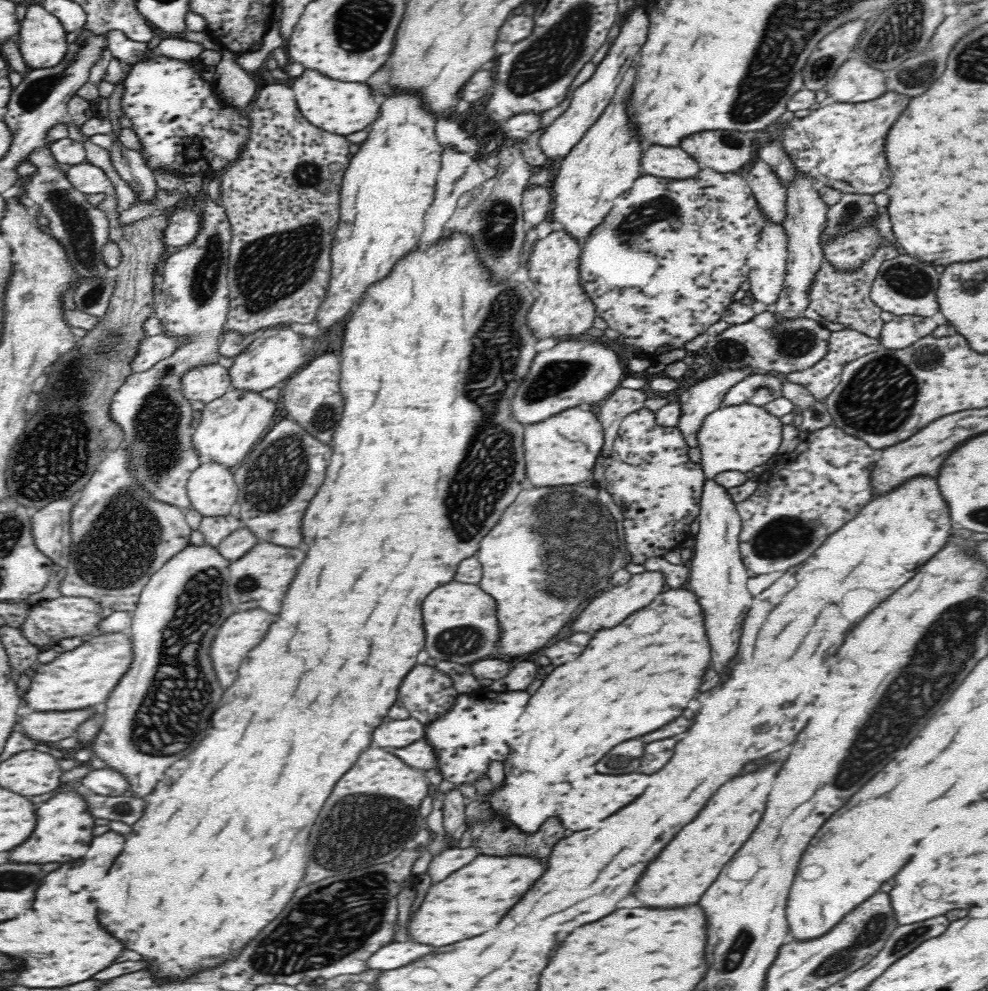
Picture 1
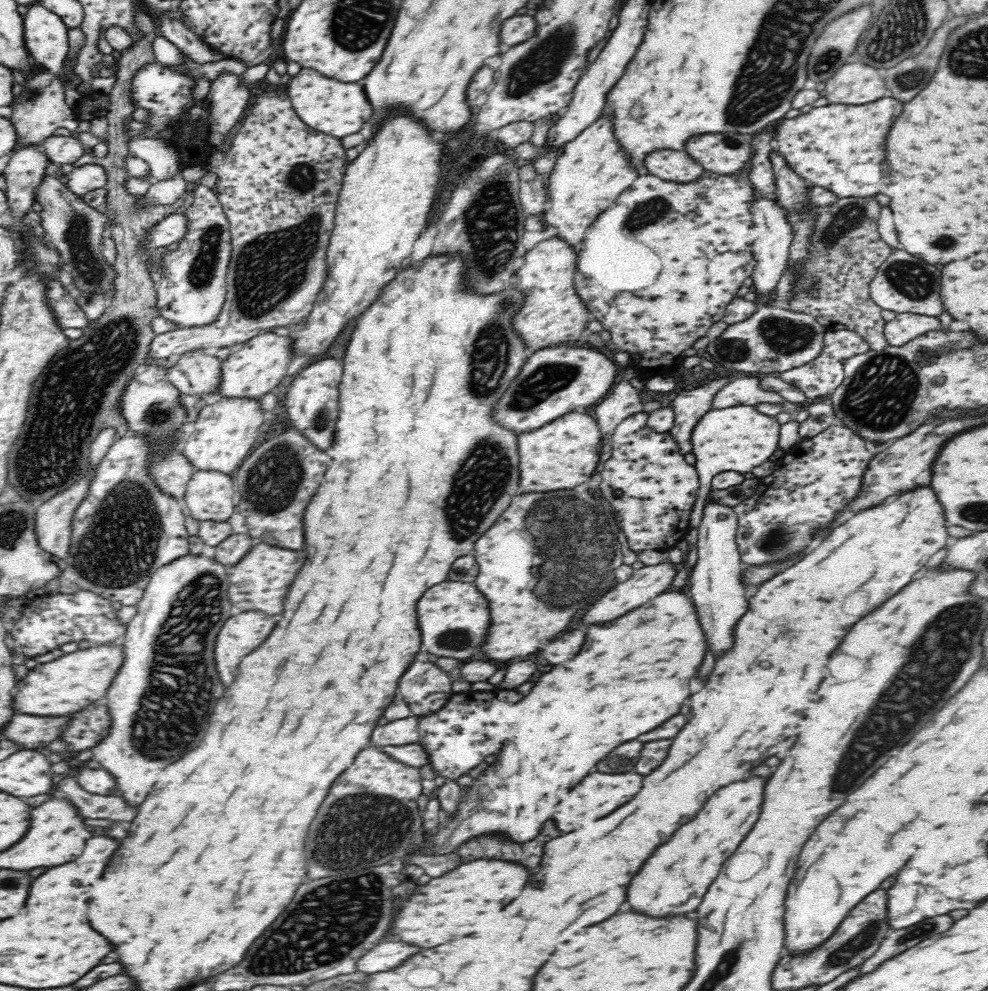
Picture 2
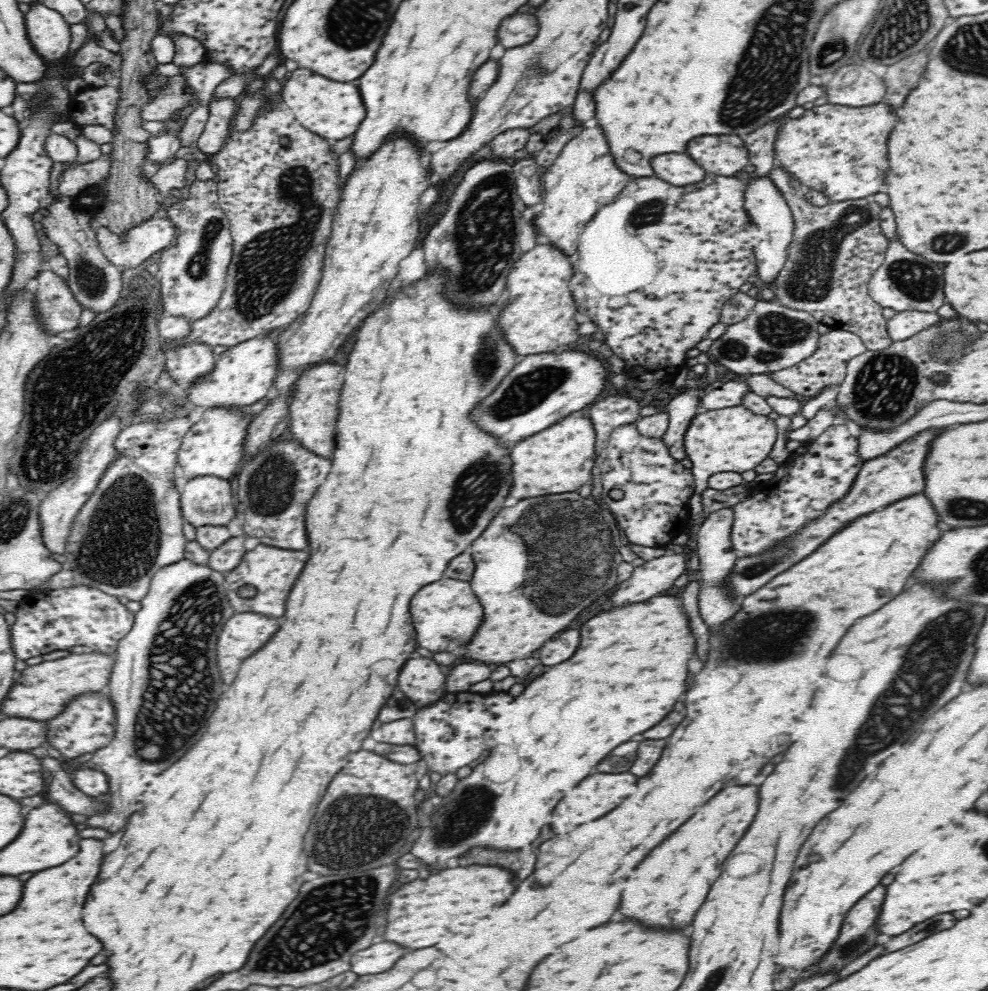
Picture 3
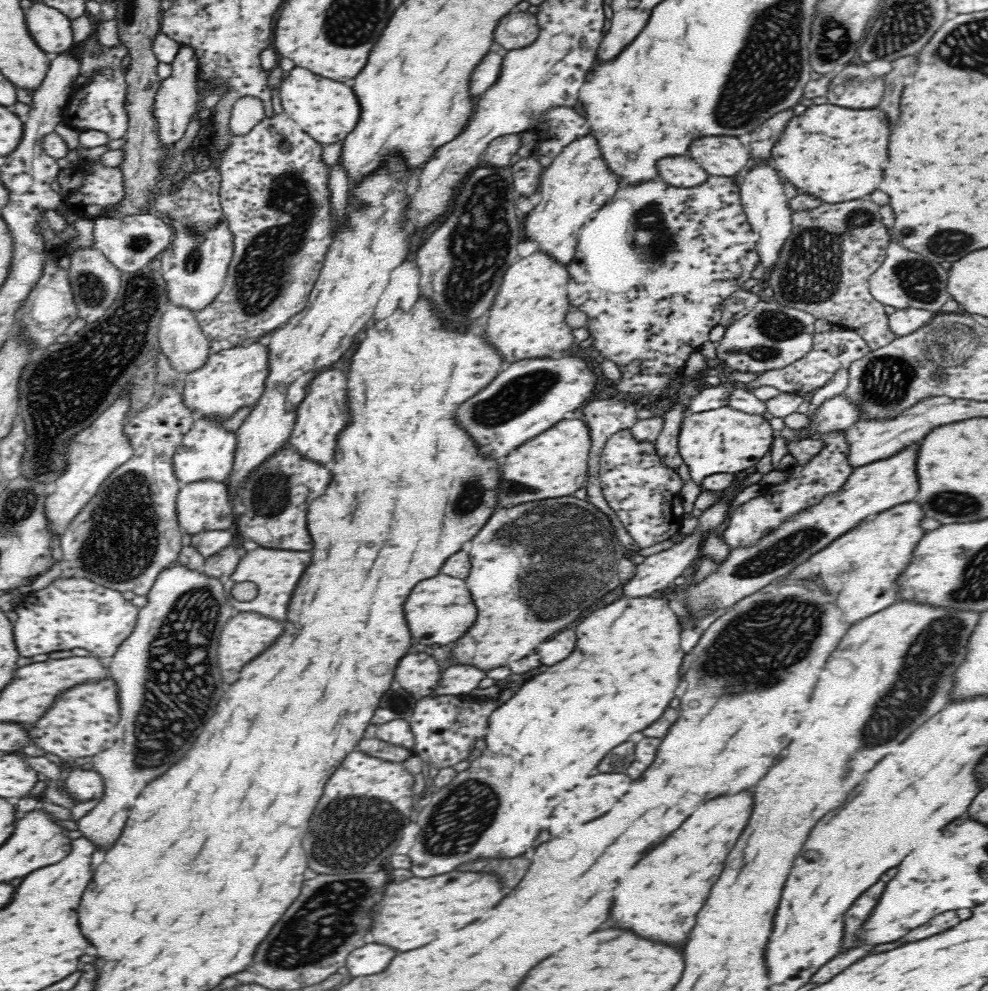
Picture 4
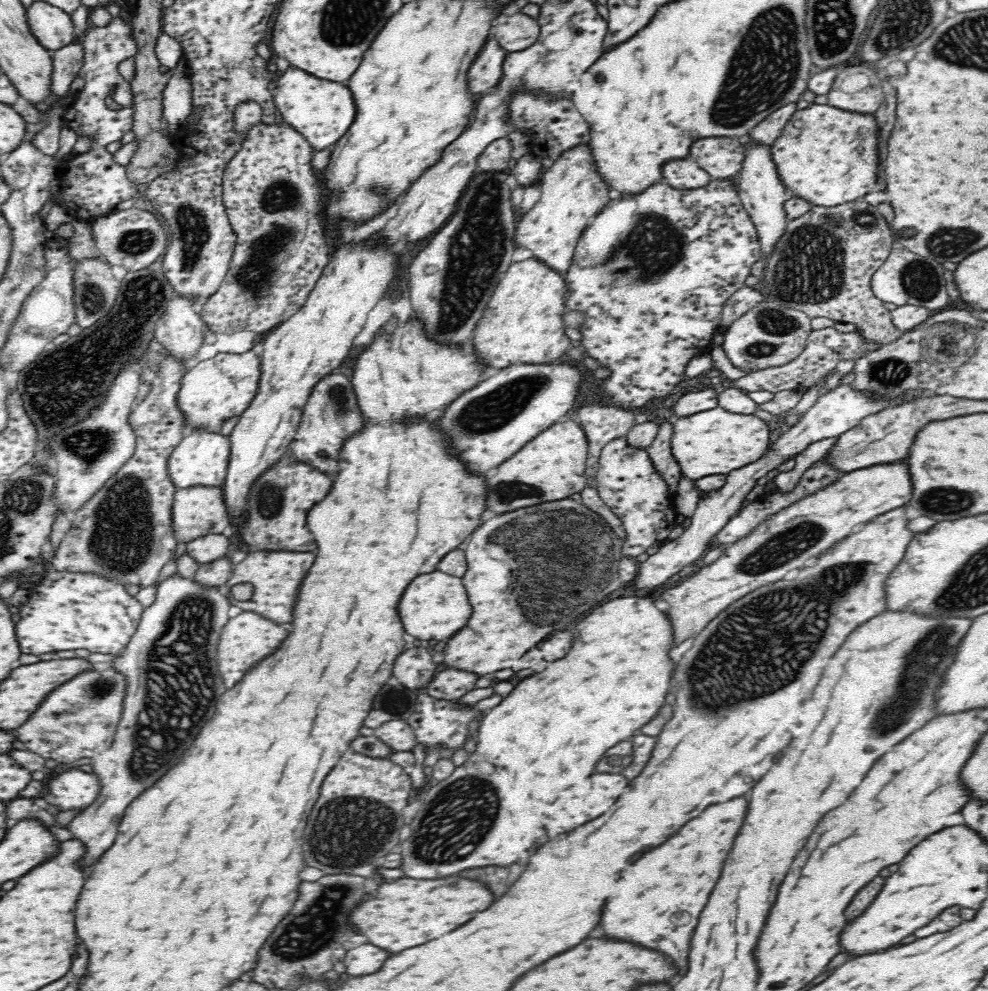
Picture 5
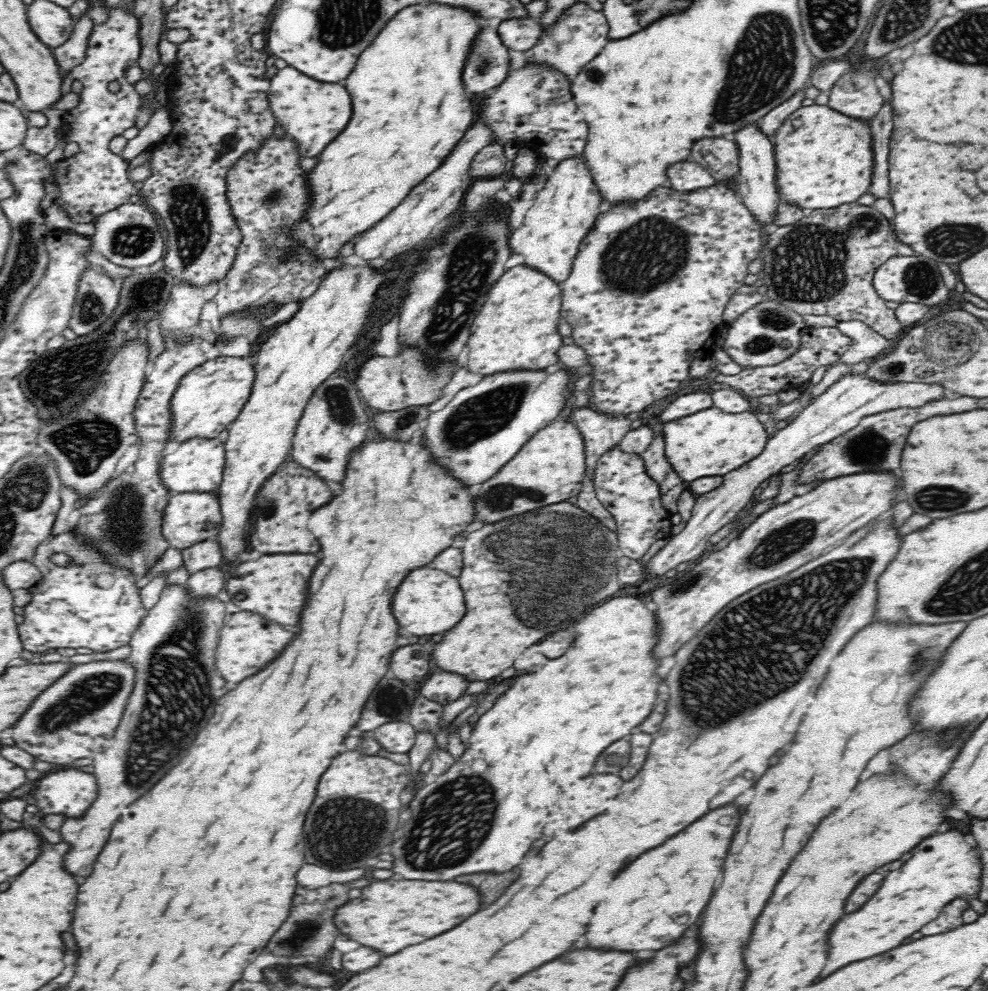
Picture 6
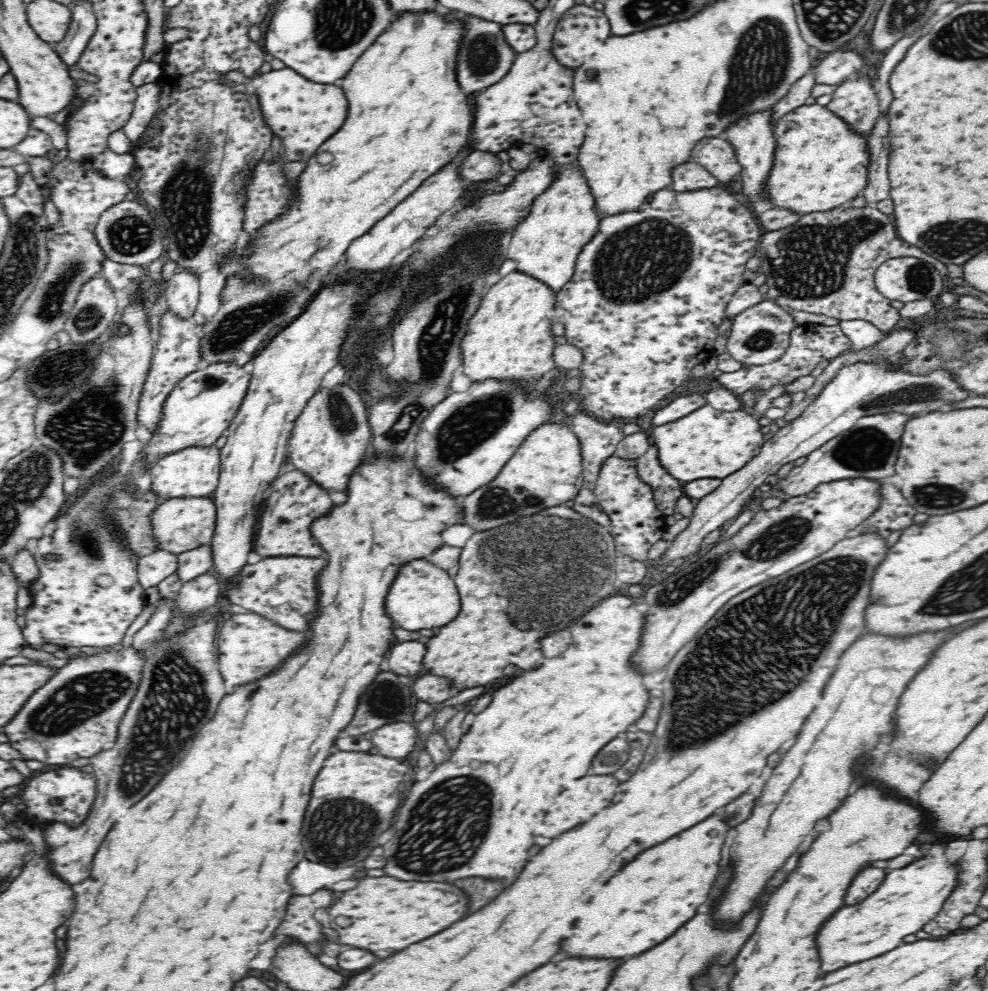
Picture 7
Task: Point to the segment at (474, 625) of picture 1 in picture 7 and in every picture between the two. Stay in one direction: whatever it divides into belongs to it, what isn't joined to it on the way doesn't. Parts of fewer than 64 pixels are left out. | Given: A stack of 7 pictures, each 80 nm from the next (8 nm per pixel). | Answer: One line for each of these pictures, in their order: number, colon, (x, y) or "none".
2: (454, 617)
3: (446, 614)
4: (440, 610)
5: (435, 605)
6: (431, 601)
7: (423, 596)

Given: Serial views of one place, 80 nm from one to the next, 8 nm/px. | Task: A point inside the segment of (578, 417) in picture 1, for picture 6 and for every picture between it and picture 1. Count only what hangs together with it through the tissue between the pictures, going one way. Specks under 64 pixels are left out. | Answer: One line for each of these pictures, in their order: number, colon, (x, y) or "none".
2: (566, 454)
3: (560, 459)
4: (555, 463)
5: (551, 467)
6: (550, 468)

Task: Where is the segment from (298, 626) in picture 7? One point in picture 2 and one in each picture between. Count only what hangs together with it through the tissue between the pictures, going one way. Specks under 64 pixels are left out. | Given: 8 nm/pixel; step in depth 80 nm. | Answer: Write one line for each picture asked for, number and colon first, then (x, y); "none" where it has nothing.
2: (260, 581)
3: (272, 571)
4: (276, 573)
5: (276, 576)
6: (275, 586)

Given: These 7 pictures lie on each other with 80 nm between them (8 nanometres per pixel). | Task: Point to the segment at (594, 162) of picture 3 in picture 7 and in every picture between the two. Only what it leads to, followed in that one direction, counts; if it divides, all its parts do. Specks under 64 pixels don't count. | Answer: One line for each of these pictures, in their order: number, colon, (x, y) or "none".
4: (577, 183)
5: (572, 192)
6: (565, 209)
7: (546, 245)

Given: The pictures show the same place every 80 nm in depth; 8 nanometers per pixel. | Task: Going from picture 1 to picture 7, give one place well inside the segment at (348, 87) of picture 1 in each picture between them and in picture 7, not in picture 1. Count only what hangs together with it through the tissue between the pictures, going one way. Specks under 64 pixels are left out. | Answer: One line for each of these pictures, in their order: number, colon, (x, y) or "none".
2: (336, 108)
3: (333, 110)
4: (328, 110)
5: (322, 110)
6: (314, 113)
7: (304, 114)

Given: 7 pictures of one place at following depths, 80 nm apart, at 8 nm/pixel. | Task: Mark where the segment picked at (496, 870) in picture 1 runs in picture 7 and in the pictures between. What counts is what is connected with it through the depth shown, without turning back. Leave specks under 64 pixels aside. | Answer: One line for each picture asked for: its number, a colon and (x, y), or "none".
2: (428, 918)
3: (418, 913)
4: (413, 912)
5: (405, 913)
6: (391, 914)
7: (386, 915)

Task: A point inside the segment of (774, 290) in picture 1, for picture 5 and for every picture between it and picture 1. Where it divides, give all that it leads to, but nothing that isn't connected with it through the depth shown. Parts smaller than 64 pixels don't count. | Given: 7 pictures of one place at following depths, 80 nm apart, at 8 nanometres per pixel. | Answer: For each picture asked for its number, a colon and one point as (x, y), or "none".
2: (771, 250)
3: (768, 210)
4: (763, 199)
5: (761, 193)

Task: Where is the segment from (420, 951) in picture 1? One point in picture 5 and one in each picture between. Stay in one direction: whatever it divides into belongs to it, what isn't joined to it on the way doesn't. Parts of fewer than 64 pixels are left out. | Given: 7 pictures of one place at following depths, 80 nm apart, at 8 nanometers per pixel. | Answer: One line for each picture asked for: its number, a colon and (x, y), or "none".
2: (387, 955)
3: (381, 957)
4: (373, 958)
5: (366, 959)

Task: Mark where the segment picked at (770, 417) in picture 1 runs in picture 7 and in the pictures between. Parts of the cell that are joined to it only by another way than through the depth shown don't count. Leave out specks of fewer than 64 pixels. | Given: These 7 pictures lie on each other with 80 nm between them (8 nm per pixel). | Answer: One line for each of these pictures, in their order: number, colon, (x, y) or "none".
2: (739, 438)
3: (735, 439)
4: (723, 440)
5: (713, 442)
6: (710, 443)
7: (709, 443)

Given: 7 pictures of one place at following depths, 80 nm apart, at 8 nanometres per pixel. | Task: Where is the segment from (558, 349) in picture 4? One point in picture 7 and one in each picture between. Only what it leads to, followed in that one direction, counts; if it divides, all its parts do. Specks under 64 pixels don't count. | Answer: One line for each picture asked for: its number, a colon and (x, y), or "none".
5: (523, 323)
6: (518, 327)
7: (511, 338)

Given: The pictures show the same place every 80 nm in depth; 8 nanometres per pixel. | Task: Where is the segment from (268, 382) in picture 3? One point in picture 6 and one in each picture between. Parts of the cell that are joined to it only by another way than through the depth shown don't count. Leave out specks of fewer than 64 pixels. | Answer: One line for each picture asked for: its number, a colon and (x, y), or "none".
4: (231, 379)
5: (213, 390)
6: (210, 397)

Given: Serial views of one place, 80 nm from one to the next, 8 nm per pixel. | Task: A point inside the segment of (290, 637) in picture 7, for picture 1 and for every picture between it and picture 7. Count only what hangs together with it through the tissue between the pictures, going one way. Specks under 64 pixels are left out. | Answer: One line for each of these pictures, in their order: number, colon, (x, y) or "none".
1: (241, 631)
2: (241, 634)
3: (243, 634)
4: (247, 635)
5: (246, 639)
6: (247, 642)

